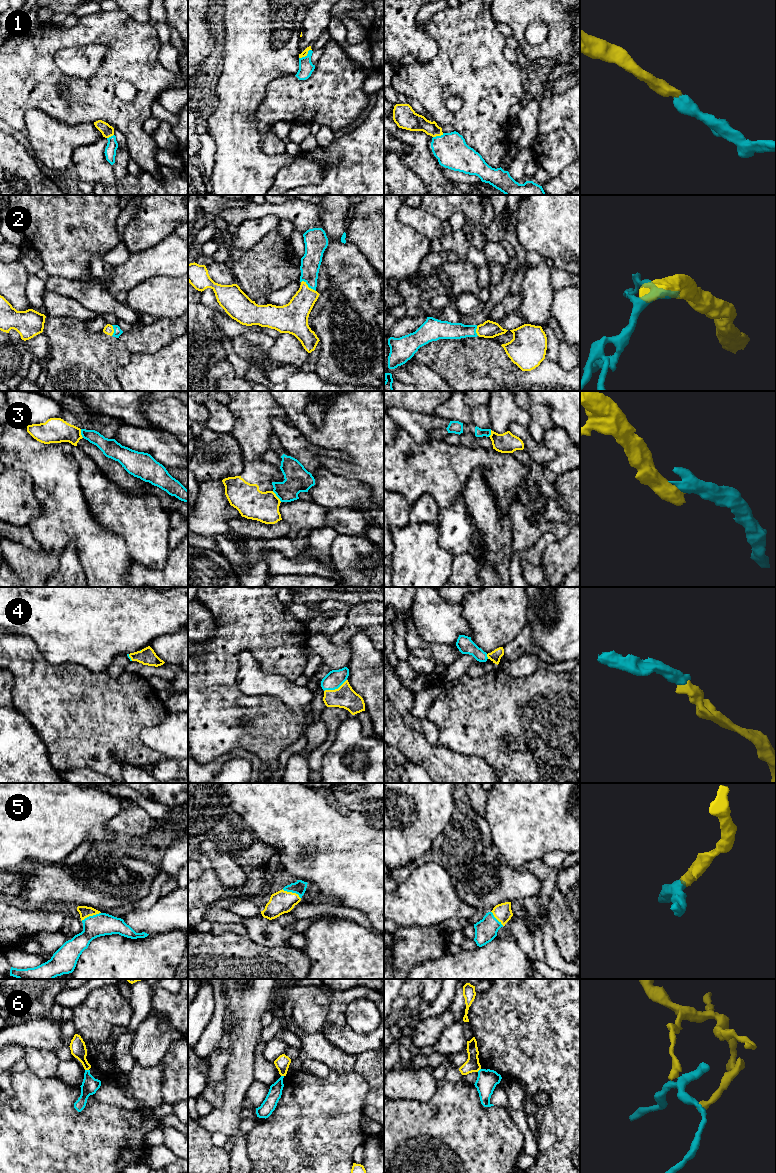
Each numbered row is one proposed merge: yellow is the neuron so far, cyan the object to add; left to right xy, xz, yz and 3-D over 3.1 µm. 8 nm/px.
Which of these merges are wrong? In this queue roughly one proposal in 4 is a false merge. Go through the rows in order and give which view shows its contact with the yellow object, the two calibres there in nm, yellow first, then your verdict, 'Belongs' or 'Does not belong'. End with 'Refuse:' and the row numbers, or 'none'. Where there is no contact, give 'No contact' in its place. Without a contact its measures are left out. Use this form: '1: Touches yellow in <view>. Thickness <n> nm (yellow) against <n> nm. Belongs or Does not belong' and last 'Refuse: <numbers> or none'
1: Touches yellow in xz. Thickness 50 nm (yellow) against 120 nm. Belongs
2: Touches yellow in xz. Thickness 220 nm (yellow) against 160 nm. Belongs
3: Touches yellow in xz. Thickness 240 nm (yellow) against 200 nm. Does not belong
4: Touches yellow in xz. Thickness 180 nm (yellow) against 150 nm. Belongs
5: Touches yellow in xy. Thickness 90 nm (yellow) against 180 nm. Belongs
6: Touches yellow in xy. Thickness 130 nm (yellow) against 140 nm. Does not belong
Refuse: 3, 6

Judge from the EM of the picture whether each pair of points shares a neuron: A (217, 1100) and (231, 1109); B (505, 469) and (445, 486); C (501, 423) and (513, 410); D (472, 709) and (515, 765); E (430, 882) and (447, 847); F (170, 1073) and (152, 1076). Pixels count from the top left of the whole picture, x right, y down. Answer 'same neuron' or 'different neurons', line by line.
A: different neurons
B: same neuron
C: same neuron
D: same neuron
E: different neurons
F: different neurons

